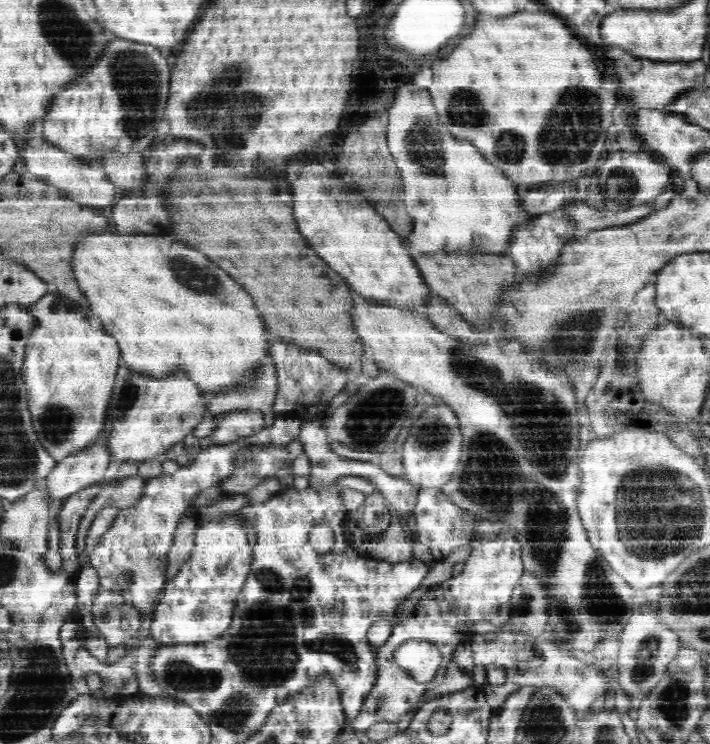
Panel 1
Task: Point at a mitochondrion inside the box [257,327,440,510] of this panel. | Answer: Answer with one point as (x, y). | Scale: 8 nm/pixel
(373, 416)

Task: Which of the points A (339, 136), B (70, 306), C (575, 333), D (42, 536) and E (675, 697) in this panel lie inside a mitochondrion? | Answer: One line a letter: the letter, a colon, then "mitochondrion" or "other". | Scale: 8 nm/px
A: other
B: other
C: mitochondrion
D: other
E: mitochondrion

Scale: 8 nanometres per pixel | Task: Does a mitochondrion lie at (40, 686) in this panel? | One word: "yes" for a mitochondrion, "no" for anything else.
yes

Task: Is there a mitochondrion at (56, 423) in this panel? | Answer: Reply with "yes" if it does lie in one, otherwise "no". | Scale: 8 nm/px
yes

